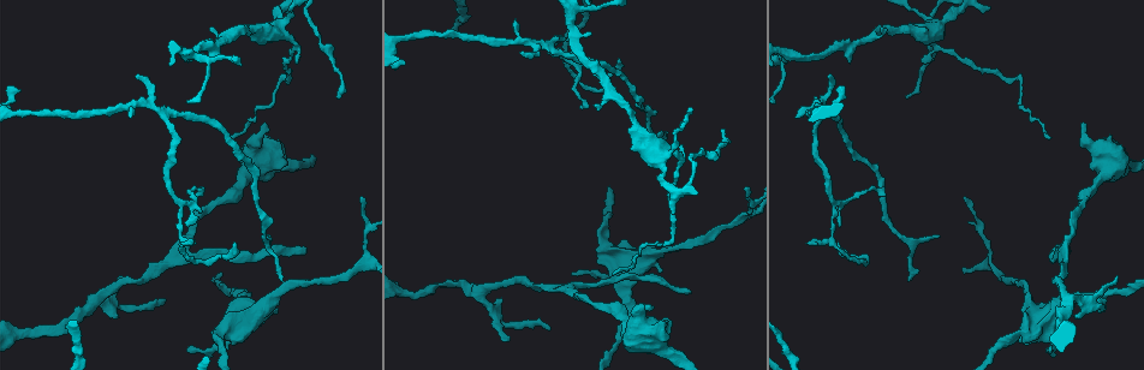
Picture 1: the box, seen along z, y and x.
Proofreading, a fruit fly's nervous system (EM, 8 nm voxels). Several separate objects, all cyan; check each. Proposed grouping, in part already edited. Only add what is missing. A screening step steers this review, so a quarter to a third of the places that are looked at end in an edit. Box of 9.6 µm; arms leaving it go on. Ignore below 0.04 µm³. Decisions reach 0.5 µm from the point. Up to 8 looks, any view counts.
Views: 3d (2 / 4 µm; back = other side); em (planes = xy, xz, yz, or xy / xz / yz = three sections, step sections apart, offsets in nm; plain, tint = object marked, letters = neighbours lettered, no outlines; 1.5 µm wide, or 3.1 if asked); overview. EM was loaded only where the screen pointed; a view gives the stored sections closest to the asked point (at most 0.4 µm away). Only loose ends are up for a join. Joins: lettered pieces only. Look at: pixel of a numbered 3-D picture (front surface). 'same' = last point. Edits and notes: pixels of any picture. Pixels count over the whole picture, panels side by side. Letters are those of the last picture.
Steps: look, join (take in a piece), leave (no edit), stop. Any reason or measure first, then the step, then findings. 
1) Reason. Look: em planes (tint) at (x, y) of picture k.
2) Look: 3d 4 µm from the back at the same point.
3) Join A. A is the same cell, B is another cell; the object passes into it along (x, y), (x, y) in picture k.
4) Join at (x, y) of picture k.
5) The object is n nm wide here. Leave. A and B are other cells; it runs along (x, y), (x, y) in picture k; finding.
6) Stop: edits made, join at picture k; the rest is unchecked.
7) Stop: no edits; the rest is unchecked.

An open end. Look: em yz step 8 (tint) at (305, 249) of picture 1.

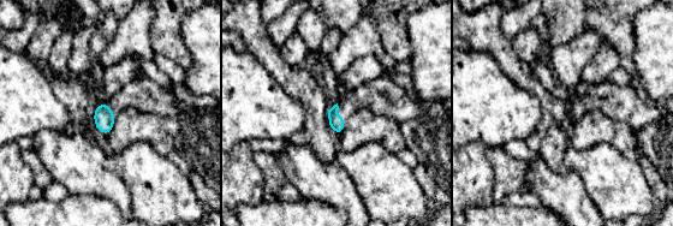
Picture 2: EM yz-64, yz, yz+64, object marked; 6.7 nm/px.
Cut it another way. Look: em planes (letters) at the same point.

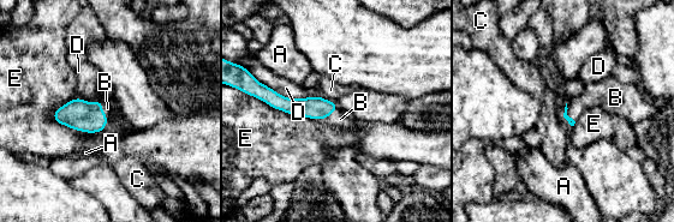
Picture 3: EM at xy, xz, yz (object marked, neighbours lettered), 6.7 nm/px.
Join B. B is the same cell, A, C, D and E are other cells; the object passes into it along (77, 114), (102, 103), (107, 108) in picture 3; it goes on there.

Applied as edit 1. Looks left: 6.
Branch stops here. Look: em planes (letters) at (850, 62) of picture 1.

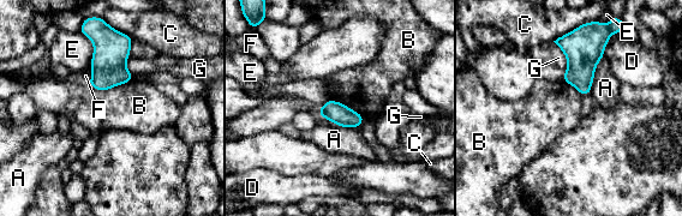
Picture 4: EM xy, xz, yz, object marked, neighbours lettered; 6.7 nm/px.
Leave. A, B, C, D, E, F and G are other cells; a border runs along (603, 56), (596, 67), (590, 92) in picture 4; no lettered piece goes on from it.

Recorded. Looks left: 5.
Free end. Look: em xz step 8 (tint) at (830, 76) of picture 1.

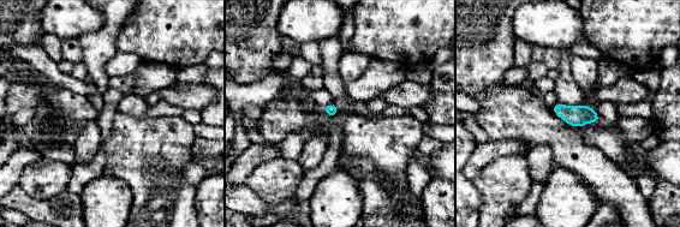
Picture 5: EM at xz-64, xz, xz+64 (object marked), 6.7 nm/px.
Look: em planes (letters) at the same point.

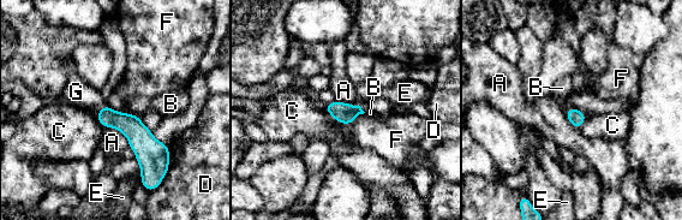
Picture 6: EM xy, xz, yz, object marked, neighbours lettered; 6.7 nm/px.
The longest contact is with D, 260 nm. Join G. G is the same cell, A, B, C, D, E and F are other cells; it goes on there.

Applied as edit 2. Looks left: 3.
Stop: edits made, join at picture 3, join at picture 6; the rest is unchecked.

